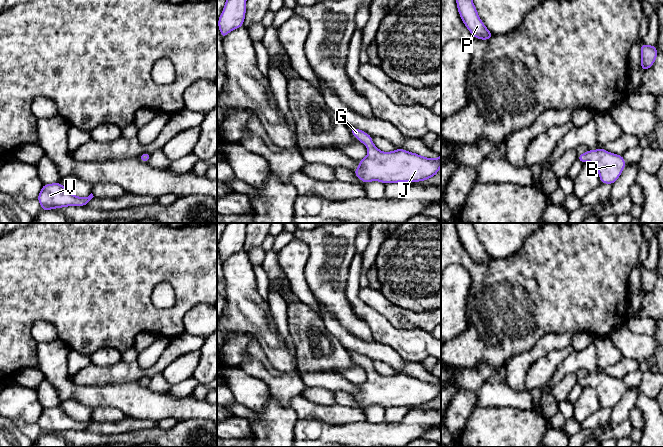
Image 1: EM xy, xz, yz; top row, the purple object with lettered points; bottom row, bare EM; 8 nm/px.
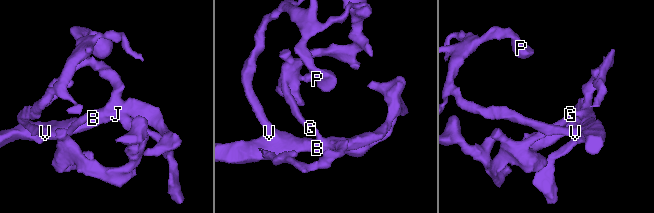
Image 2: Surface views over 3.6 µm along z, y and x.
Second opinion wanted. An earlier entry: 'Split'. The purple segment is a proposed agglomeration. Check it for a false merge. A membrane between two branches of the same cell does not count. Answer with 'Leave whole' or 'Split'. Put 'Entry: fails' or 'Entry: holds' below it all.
Leave whole
Entry: fails

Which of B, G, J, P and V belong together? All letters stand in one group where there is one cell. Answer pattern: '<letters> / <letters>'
B G J P V

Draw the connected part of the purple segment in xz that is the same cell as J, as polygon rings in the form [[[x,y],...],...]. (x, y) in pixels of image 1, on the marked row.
[[[351,127],[350,131],[368,150],[368,155],[358,161],[359,167],[353,171],[364,183],[419,182],[434,177],[439,172],[441,154],[438,159],[431,159],[402,148],[382,152],[372,142],[371,135],[354,127]]]

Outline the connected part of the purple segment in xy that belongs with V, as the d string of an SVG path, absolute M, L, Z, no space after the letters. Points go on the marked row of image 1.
M59 182L44 184L37 199L42 211L45 211L67 206L86 206L93 197L92 193L88 197L77 197Z

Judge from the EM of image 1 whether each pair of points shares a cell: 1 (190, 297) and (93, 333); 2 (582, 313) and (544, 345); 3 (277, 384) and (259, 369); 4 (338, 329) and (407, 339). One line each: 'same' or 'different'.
1: same
2: different
3: same
4: different

